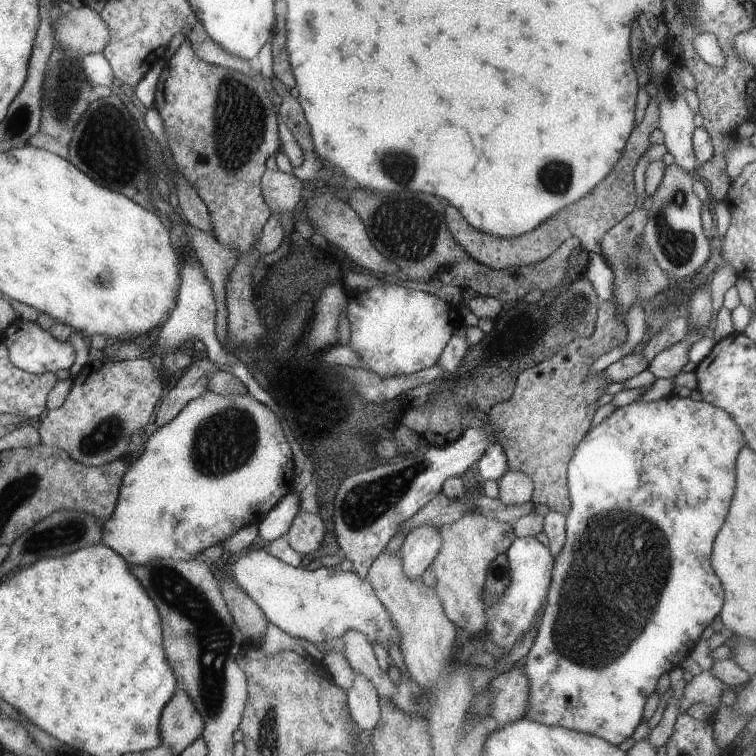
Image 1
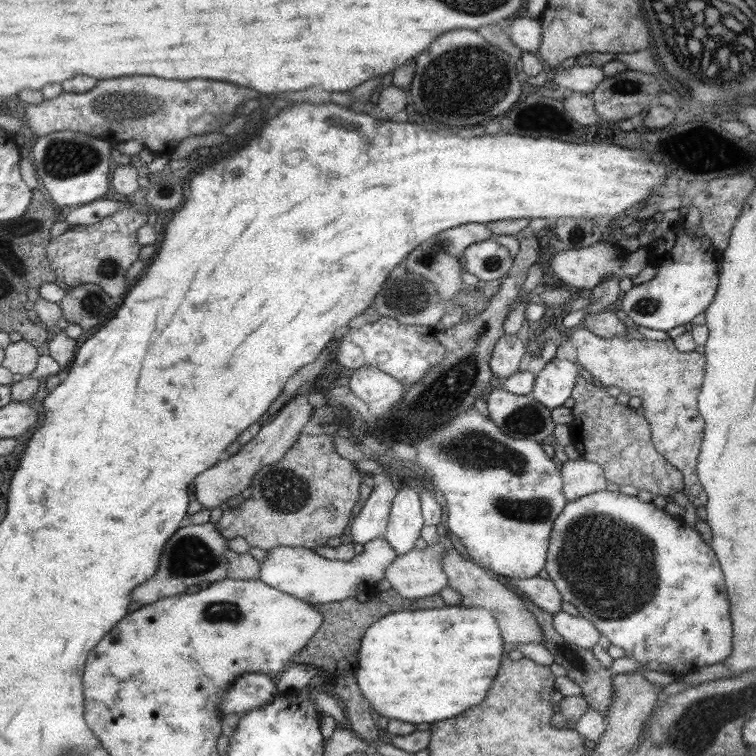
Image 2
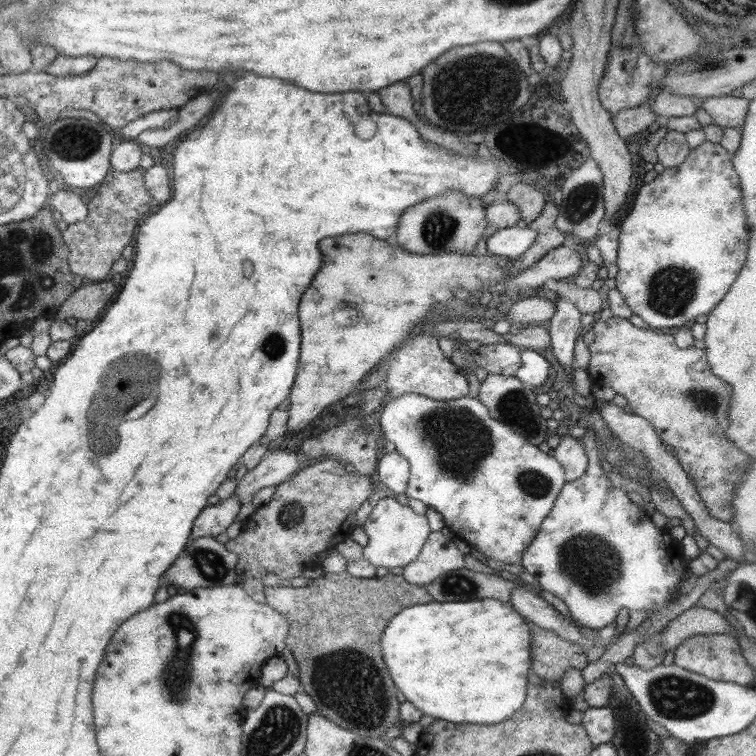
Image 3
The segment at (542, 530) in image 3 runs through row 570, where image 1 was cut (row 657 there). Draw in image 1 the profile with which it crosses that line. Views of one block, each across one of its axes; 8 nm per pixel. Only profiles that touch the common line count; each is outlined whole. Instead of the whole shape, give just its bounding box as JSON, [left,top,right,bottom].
[523,394,746,746]

